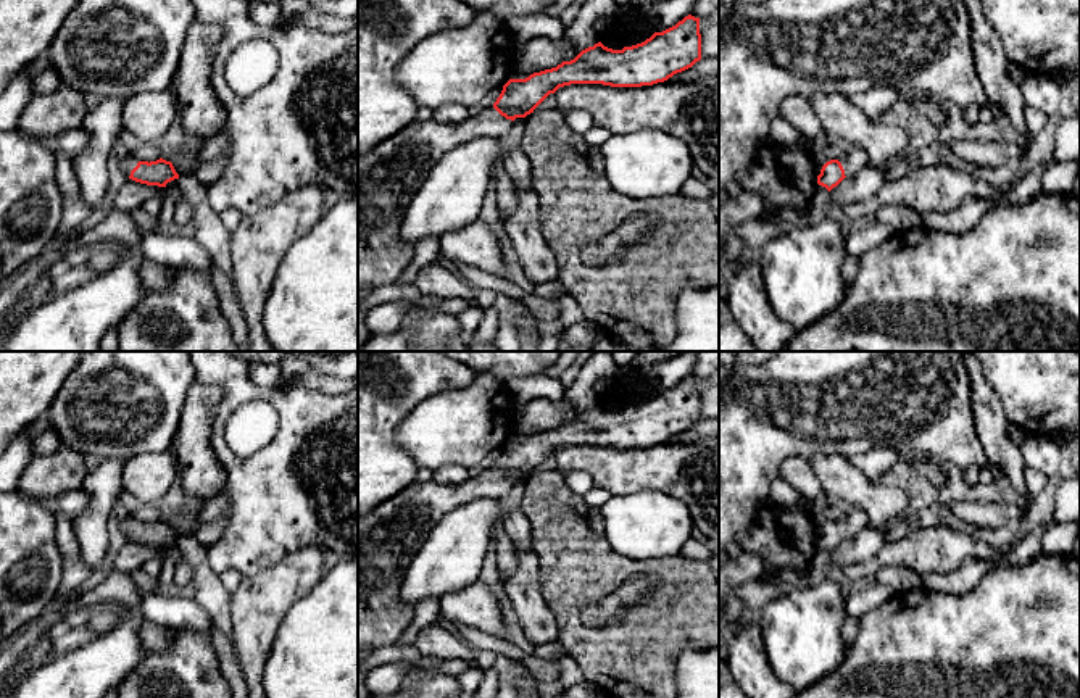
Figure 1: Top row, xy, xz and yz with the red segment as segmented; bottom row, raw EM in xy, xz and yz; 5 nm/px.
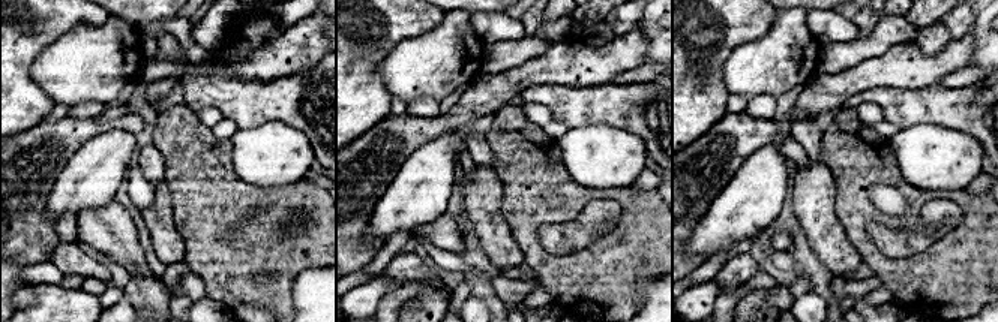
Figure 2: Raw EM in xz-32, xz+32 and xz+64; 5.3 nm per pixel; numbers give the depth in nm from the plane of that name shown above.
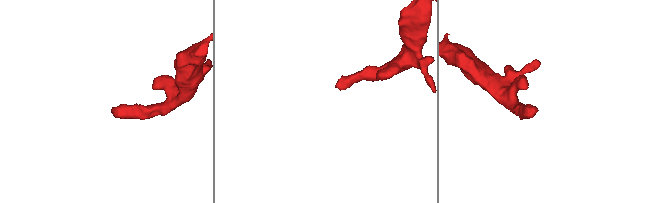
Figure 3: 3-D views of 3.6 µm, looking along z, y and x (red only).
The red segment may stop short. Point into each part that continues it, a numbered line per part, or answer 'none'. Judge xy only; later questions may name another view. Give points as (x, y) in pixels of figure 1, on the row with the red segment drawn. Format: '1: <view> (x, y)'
1: xy (128, 162)

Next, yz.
1: yz (855, 160)

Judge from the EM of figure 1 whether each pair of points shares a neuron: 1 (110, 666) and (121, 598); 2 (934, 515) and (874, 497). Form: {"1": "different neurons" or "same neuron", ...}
{"1": "same neuron", "2": "different neurons"}

